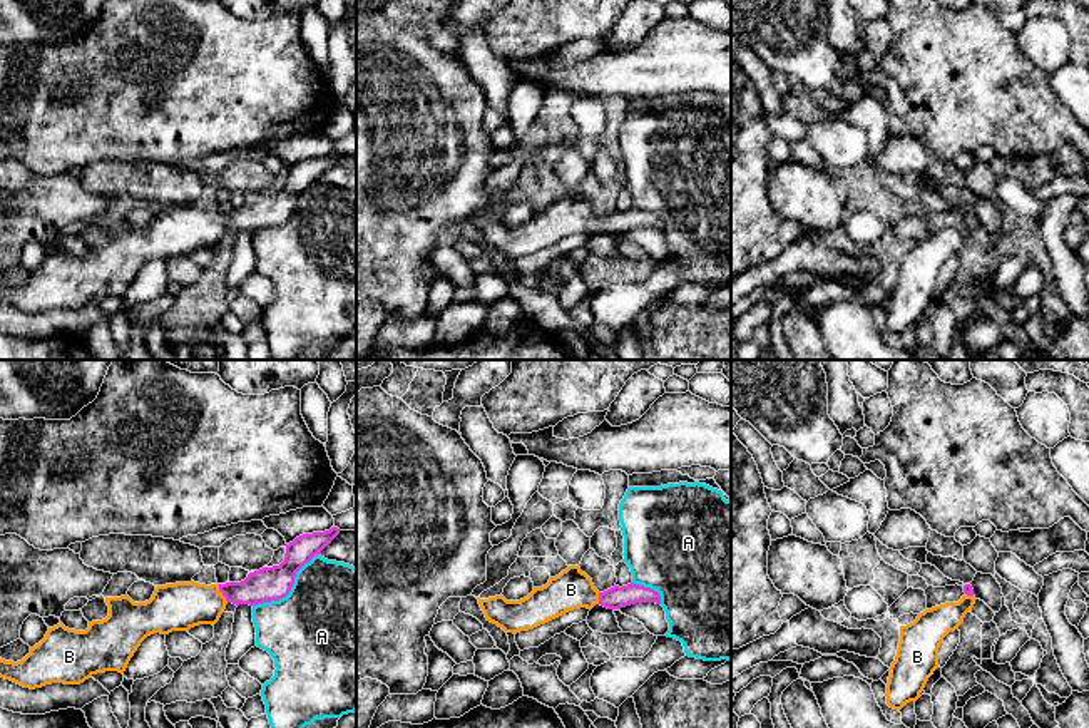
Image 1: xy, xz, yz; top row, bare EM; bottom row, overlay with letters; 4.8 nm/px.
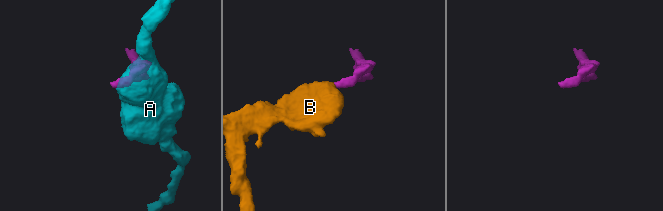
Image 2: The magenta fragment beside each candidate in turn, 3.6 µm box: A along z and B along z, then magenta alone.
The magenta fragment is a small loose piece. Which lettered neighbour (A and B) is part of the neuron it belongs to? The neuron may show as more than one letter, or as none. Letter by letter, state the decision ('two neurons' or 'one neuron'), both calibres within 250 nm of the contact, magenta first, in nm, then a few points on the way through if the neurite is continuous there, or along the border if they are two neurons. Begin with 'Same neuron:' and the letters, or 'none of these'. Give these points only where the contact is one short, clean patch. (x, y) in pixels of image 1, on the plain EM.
Same neuron: B
A: two neurons; 160 nm thick on the magenta side, 500 nm on the other; border along xy (318, 178), (296, 198), (295, 208), (285, 221), (253, 231)
B: one neuron; 160 nm thick on the magenta side, 220 nm on the other; runs through xy (266, 210), (245, 218), (223, 220), (204, 230), (179, 231)

